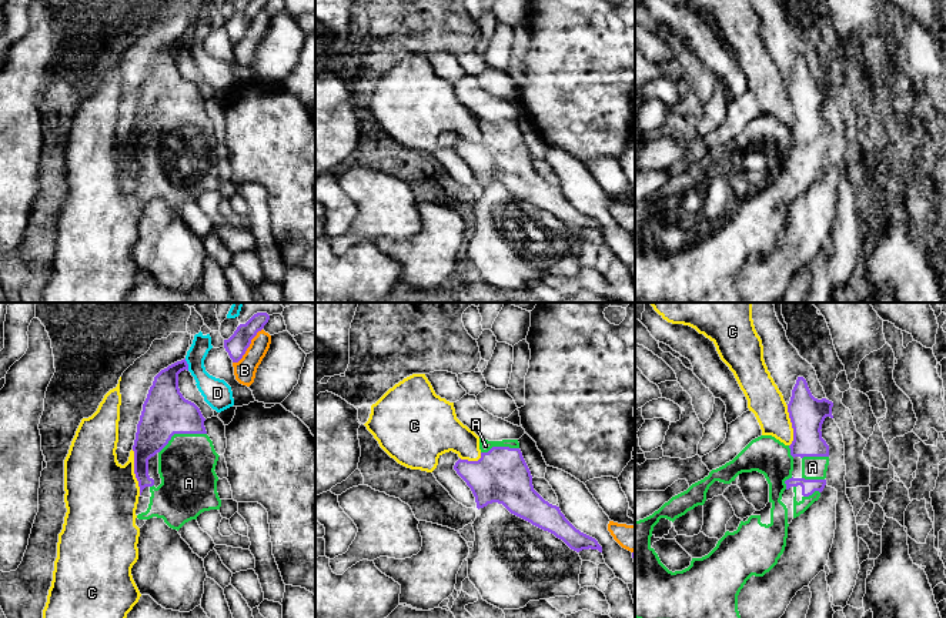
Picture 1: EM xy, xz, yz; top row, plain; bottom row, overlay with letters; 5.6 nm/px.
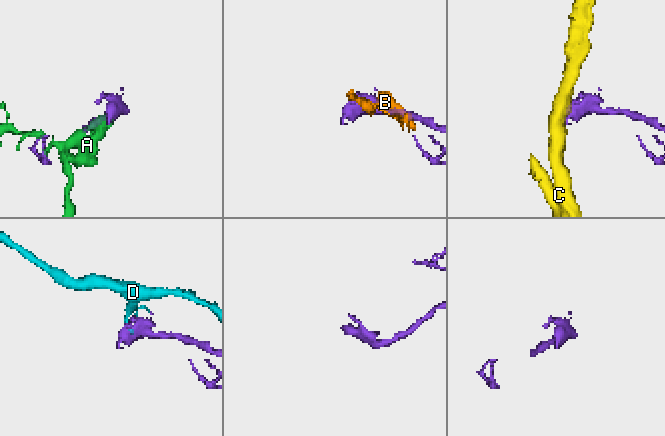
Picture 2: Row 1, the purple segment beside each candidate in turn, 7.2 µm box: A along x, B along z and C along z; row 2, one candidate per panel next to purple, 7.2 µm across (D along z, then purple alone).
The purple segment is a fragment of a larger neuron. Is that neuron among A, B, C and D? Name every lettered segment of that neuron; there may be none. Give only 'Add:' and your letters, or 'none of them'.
Add: A

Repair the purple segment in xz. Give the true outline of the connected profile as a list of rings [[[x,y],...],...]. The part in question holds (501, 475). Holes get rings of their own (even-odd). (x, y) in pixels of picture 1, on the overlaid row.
[[[479,438],[478,461],[458,460],[457,474],[471,488],[477,508],[502,504],[511,514],[554,534],[571,549],[598,549],[598,541],[576,530],[559,507],[545,501],[532,485],[531,471],[522,457],[518,440],[488,441]]]

